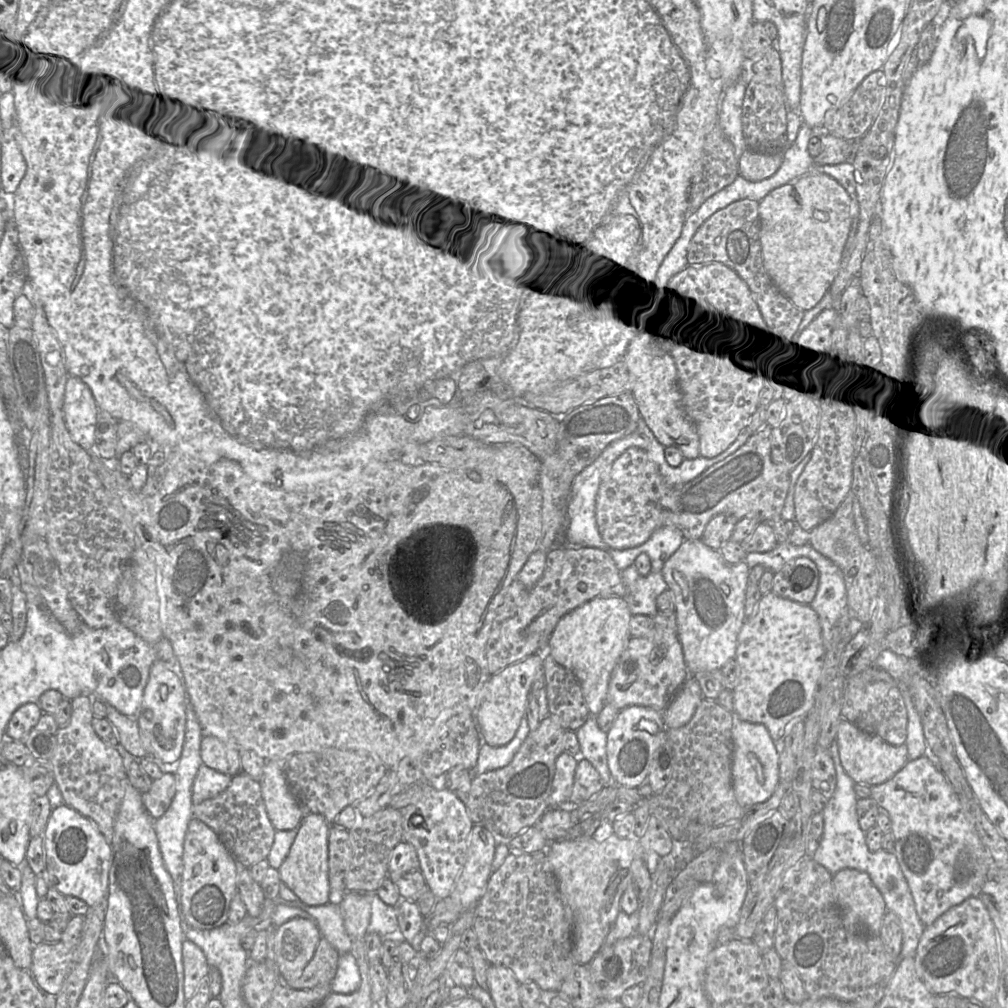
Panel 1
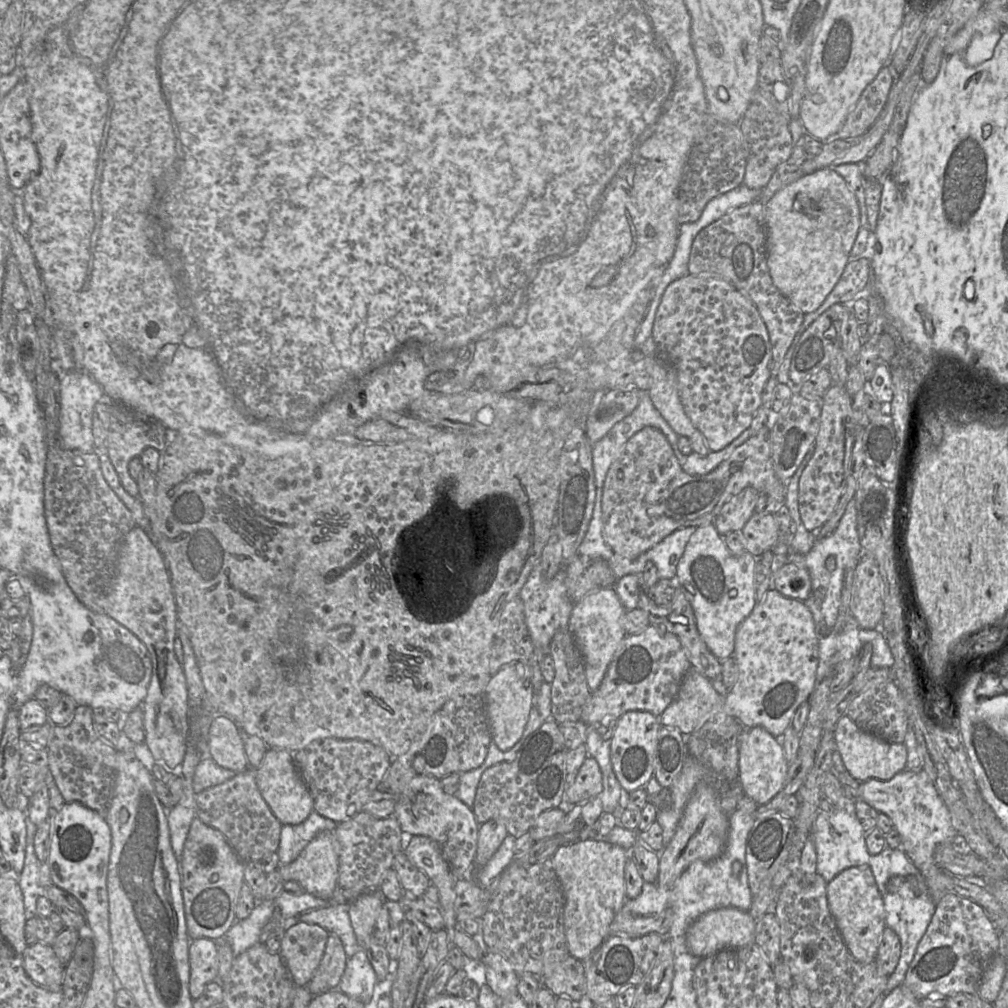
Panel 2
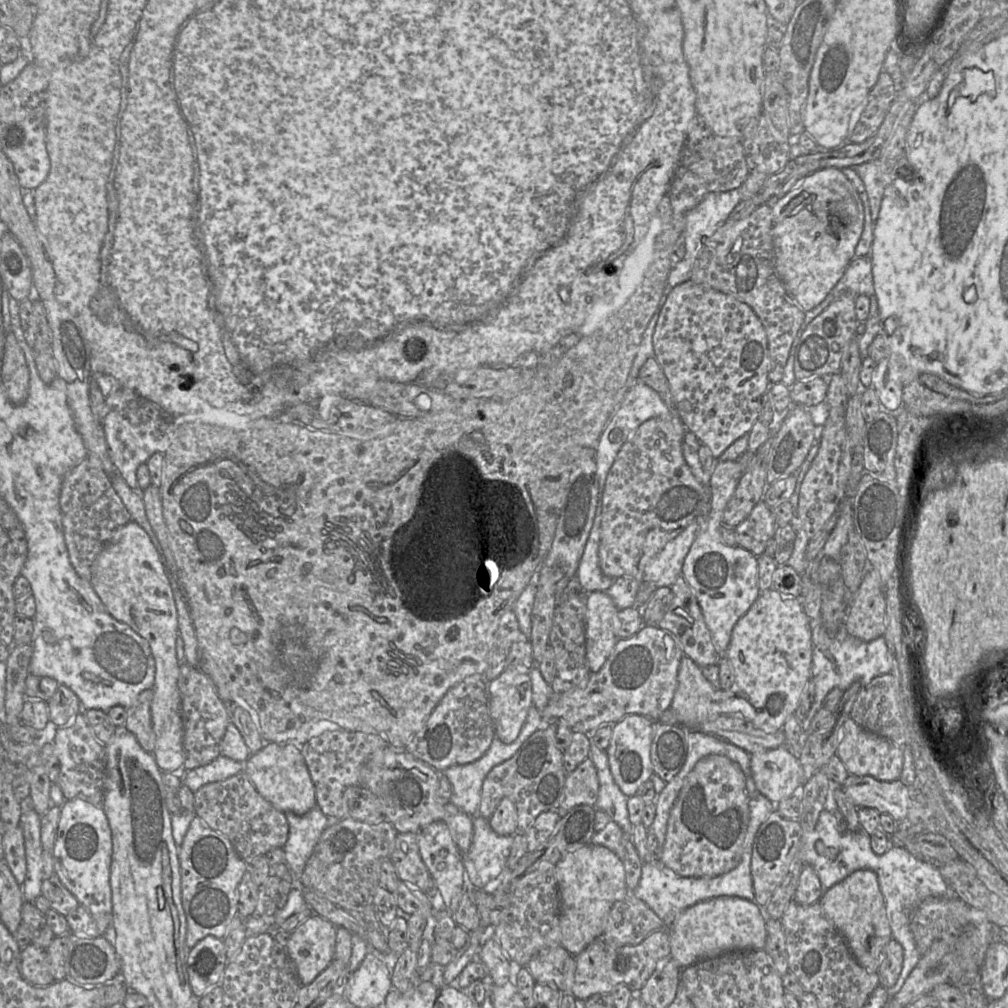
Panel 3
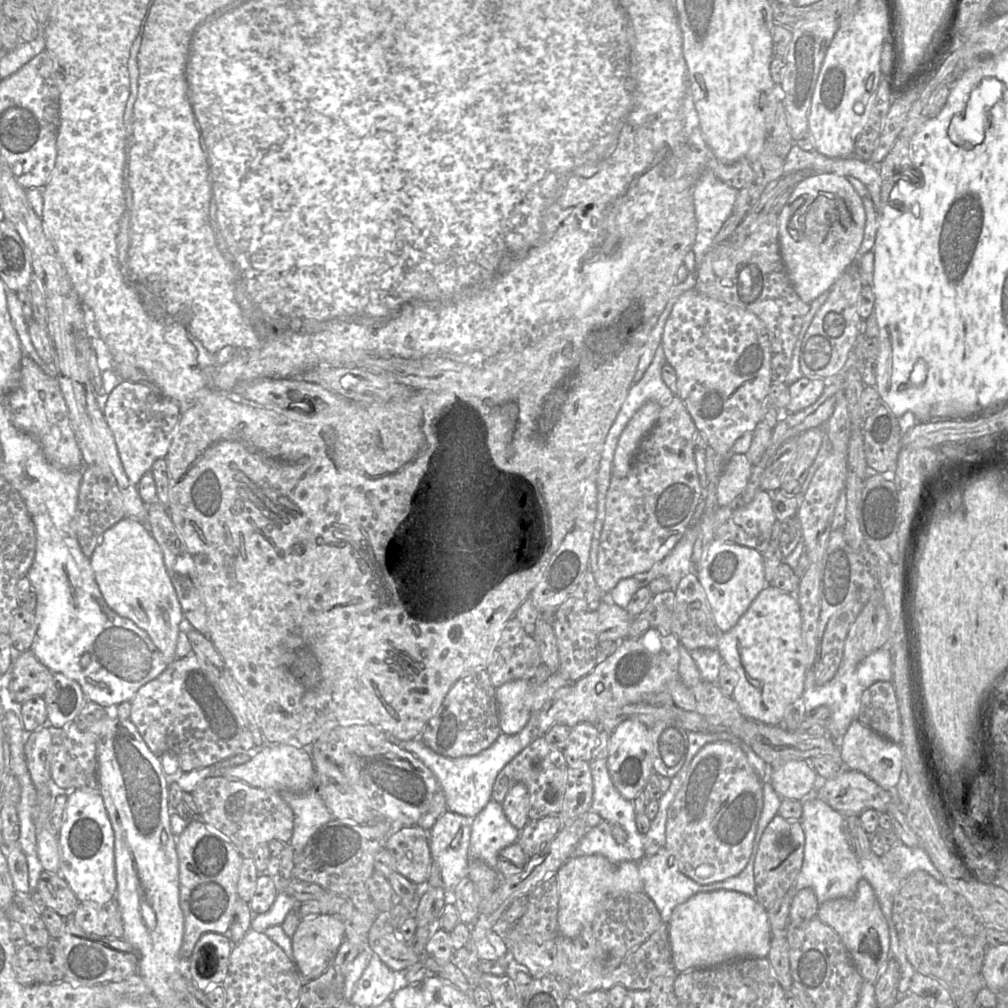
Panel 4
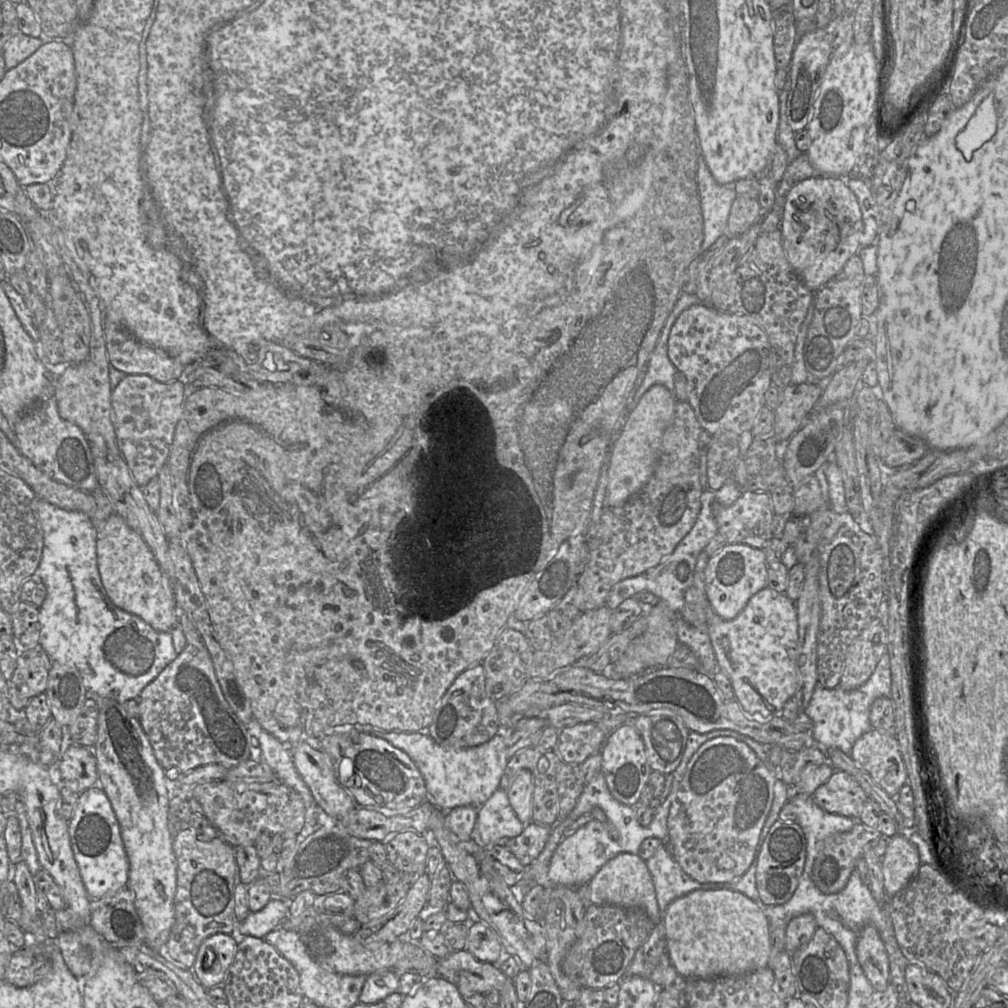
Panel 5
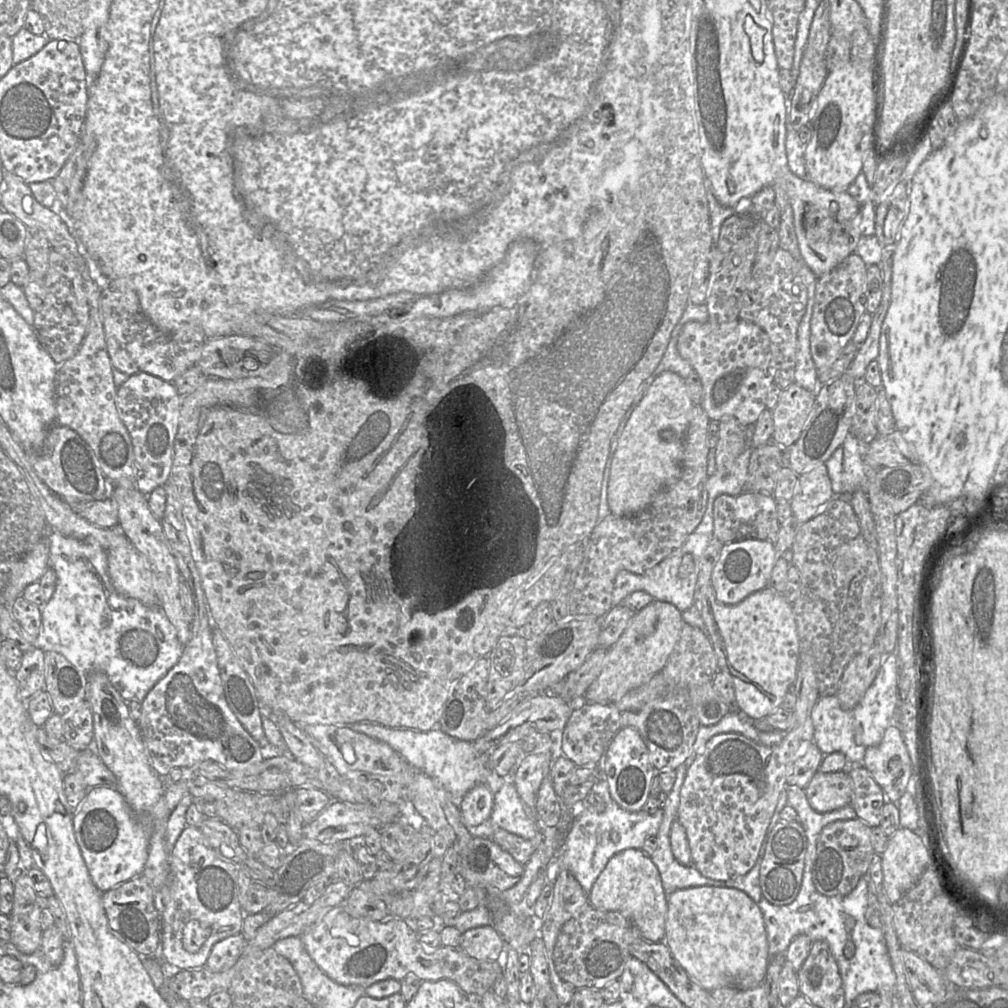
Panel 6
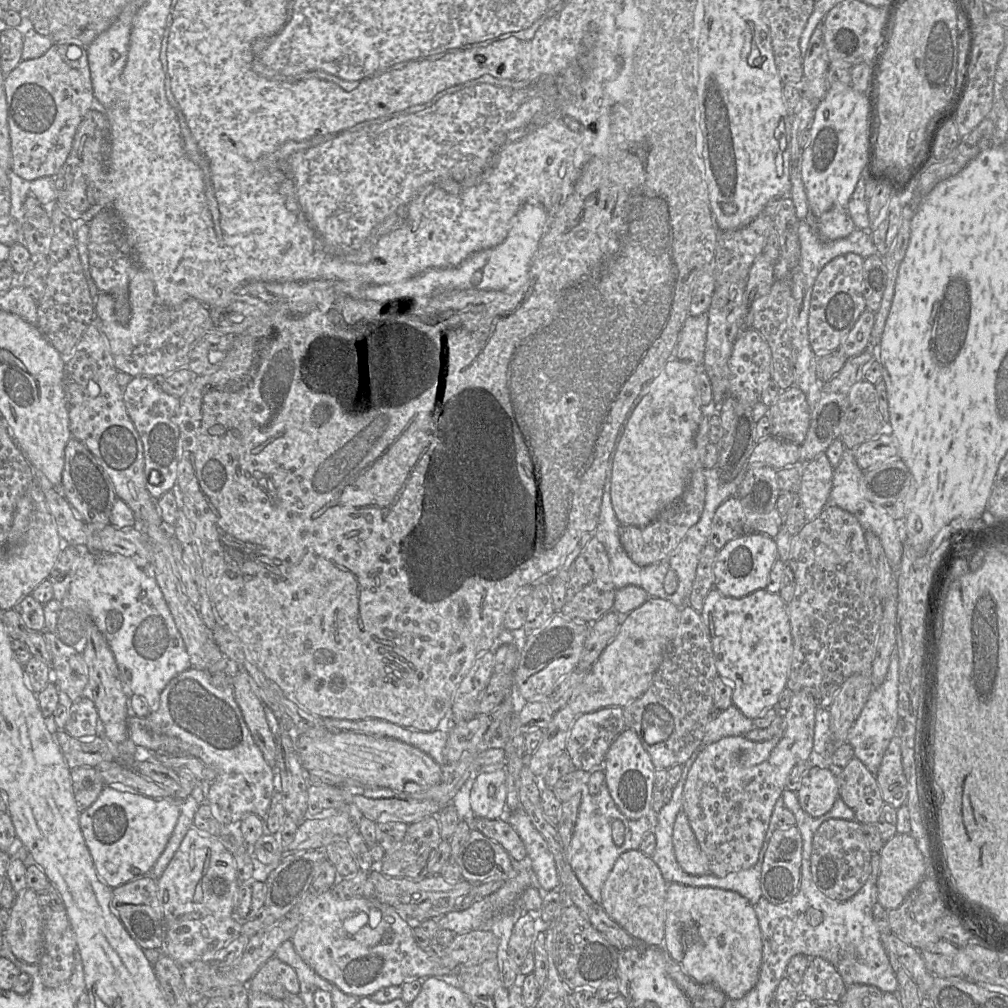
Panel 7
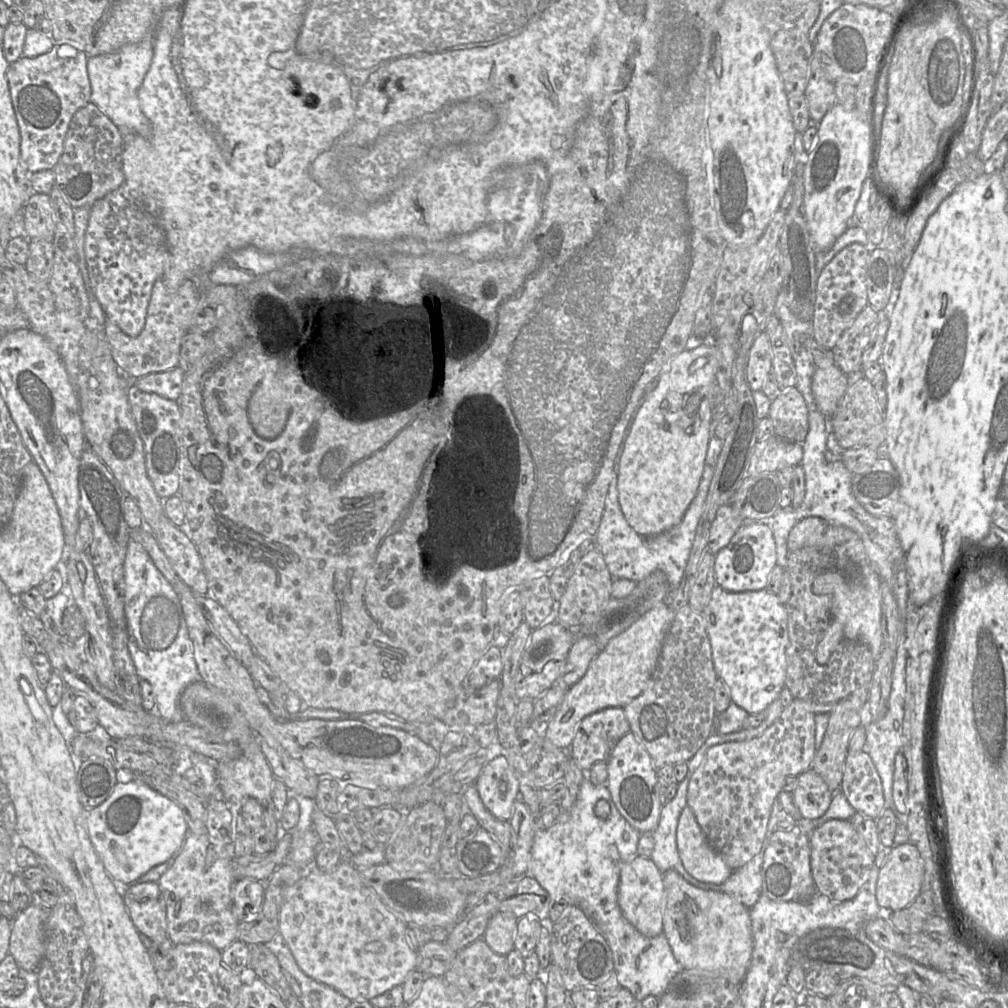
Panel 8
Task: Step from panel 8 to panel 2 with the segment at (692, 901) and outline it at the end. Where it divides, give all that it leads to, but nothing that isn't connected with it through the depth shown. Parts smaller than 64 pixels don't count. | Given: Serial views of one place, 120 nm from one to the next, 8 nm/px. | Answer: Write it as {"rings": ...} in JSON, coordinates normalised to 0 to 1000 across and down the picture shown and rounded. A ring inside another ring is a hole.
{"rings":[[[728,900],[704,903],[682,923],[682,938],[687,947],[698,950],[718,940],[749,936],[750,914],[742,904]]]}

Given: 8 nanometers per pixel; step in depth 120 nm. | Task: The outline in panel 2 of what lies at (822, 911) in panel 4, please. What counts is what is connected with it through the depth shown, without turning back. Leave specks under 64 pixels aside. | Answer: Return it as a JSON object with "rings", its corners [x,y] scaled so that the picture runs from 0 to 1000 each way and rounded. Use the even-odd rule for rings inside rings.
{"rings":[[[862,859],[843,860],[820,878],[820,894],[830,922],[844,947],[853,955],[869,951],[874,929],[879,920],[876,890]]]}

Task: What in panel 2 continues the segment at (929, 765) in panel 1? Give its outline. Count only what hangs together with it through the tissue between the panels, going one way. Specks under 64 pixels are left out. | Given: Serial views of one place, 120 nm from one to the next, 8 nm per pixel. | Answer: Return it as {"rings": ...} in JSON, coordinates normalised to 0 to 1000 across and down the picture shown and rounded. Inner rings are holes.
{"rings":[[[917,763],[897,765],[881,775],[862,773],[855,776],[854,793],[868,802],[872,807],[882,810],[894,828],[895,843],[917,869],[923,888],[928,897],[934,888],[929,868],[933,861],[927,853],[927,844],[934,836],[943,836],[949,829],[944,811],[938,798]]]}

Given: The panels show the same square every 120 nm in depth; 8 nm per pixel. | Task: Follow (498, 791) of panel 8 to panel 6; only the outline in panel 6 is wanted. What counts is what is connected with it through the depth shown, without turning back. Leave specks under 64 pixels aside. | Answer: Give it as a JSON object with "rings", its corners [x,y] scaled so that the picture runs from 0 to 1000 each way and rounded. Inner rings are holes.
{"rings":[[[474,777],[456,794],[456,806],[462,820],[472,820],[486,813],[490,787],[482,777]]]}

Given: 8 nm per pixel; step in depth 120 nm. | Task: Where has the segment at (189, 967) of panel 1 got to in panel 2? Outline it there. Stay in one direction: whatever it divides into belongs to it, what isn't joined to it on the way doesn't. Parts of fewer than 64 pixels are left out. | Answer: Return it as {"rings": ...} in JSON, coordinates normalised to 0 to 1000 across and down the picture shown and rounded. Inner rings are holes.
{"rings":[[[196,931],[188,936],[188,985],[191,992],[201,985],[203,978],[216,971],[216,935]]]}

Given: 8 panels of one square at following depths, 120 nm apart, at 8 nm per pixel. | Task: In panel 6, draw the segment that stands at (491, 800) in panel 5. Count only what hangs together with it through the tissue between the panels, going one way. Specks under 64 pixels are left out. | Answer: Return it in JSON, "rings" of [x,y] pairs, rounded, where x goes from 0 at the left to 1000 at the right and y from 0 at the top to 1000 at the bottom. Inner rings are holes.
{"rings":[[[500,777],[490,787],[490,798],[485,814],[489,819],[527,833],[532,842],[539,834],[539,827],[535,824],[535,813],[527,813],[523,810],[520,796],[515,791],[510,777]]]}

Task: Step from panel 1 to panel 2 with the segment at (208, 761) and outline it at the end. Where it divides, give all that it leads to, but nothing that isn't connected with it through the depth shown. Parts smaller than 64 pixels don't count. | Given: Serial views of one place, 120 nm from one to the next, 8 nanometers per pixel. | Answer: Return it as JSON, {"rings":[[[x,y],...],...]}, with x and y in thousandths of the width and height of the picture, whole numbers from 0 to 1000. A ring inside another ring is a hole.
{"rings":[[[214,711],[210,715],[205,733],[205,749],[217,760],[235,767],[247,761],[236,722],[224,711]]]}

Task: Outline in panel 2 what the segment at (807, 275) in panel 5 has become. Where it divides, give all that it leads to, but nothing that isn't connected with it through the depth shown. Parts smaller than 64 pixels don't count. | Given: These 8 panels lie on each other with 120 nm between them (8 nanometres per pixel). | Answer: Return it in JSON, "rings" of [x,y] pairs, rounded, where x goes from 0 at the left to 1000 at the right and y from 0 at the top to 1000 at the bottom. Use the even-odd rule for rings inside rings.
{"rings":[[[815,167],[807,172],[801,173],[792,179],[782,183],[772,189],[764,198],[759,201],[760,235],[761,235],[761,263],[765,276],[771,287],[782,296],[785,301],[791,305],[797,312],[805,311],[811,308],[819,295],[825,289],[833,277],[838,264],[843,256],[843,249],[851,231],[853,223],[853,207],[850,196],[837,177],[828,171],[825,167]]]}

